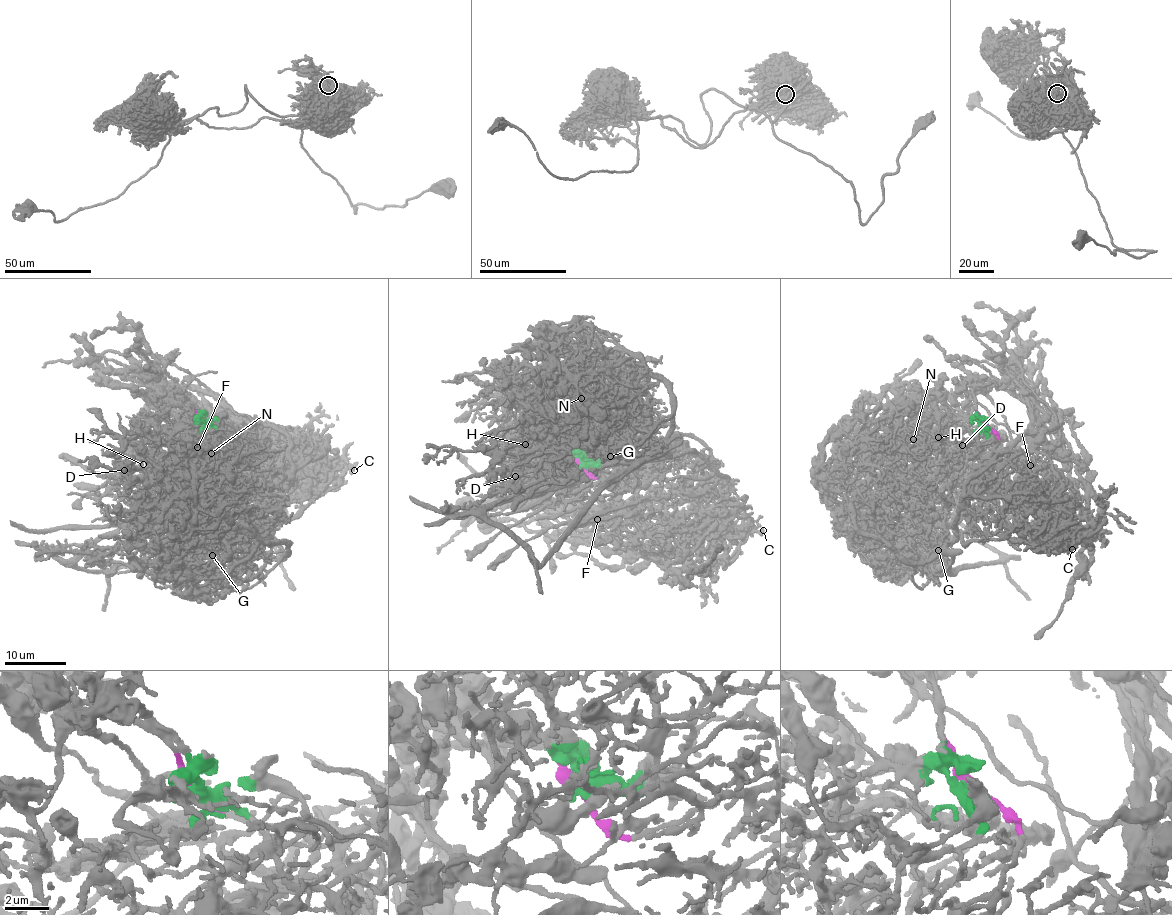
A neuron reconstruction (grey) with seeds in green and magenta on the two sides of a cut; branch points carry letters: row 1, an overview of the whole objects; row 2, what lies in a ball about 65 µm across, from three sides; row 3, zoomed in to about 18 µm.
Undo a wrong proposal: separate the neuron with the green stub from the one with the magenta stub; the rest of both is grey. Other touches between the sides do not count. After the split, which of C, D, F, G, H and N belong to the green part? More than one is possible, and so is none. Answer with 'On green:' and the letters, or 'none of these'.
On green: D, G, H, N

